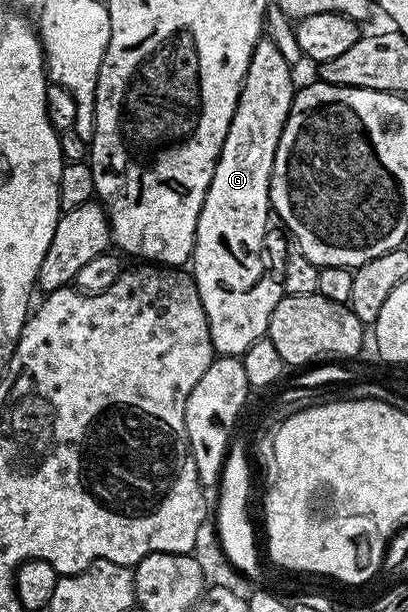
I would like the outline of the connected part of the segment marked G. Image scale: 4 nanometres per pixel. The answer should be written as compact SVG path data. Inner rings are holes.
M263 37L253 50L239 101L235 105L235 117L231 117L231 129L227 129L203 209L197 218L191 274L207 313L214 352L221 357L244 357L255 341L266 338L271 313L275 313L275 305L279 305L283 294L282 280L278 276L277 279L273 275L265 276L265 230L269 227L269 215L271 219L269 182L275 149L279 145L279 137L285 128L295 94L295 81L291 72L292 65L281 55L275 43Z

